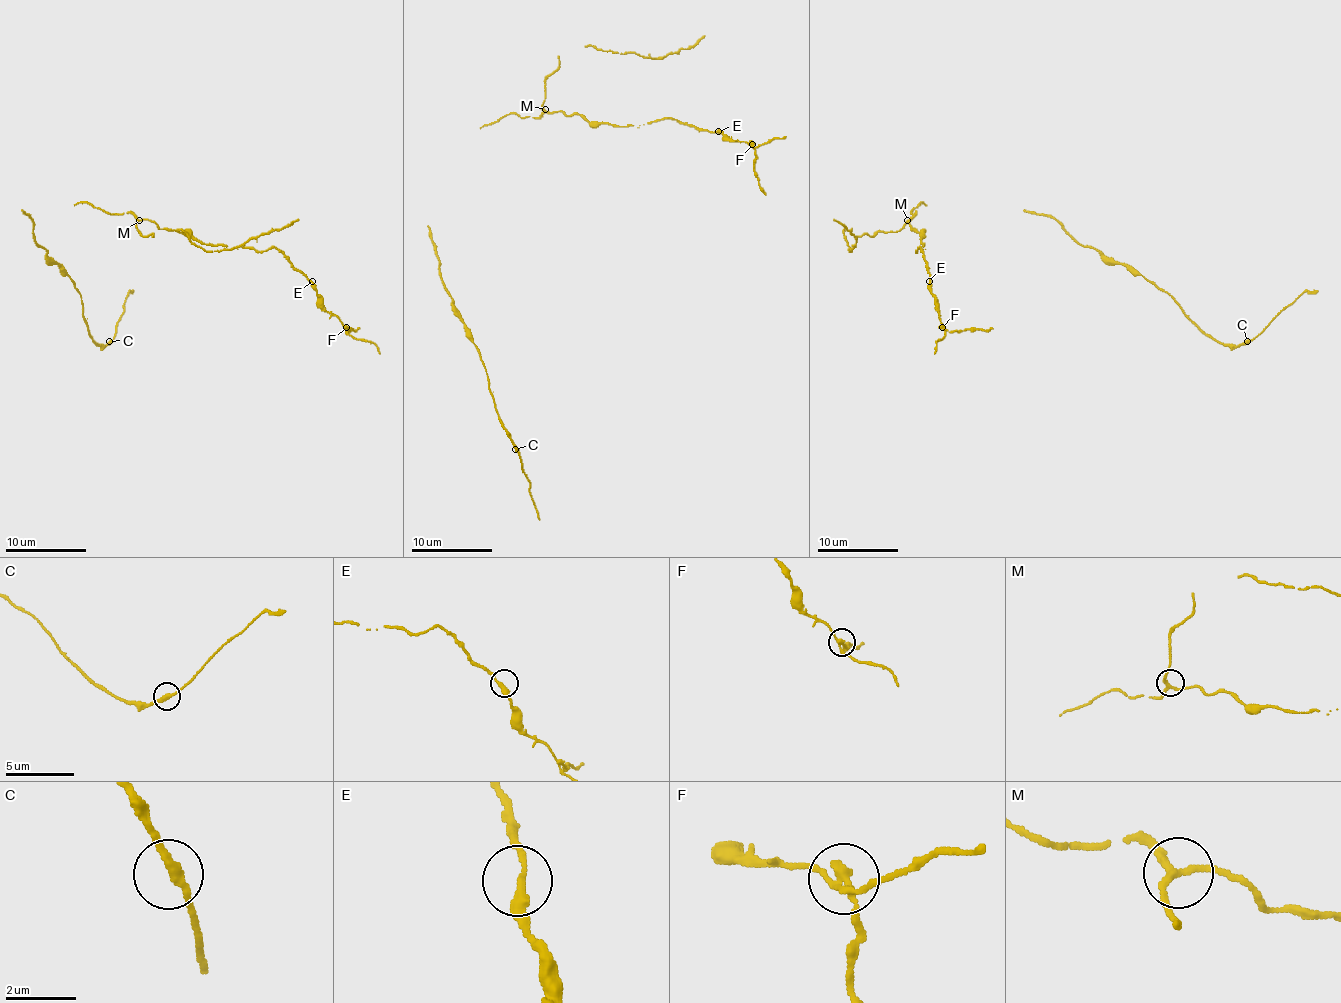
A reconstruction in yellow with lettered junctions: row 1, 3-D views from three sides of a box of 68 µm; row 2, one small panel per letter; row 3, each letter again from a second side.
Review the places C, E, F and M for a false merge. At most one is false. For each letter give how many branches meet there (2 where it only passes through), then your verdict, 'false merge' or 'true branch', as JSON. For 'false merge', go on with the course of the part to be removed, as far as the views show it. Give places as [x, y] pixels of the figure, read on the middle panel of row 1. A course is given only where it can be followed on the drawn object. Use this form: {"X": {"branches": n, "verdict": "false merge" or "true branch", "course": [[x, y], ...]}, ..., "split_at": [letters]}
{"C": {"branches": 2, "verdict": "true branch"}, "E": {"branches": 2, "verdict": "true branch"}, "F": {"branches": 3, "verdict": "false merge", "course": [[753, 145], [755, 177], [765, 195]]}, "M": {"branches": 3, "verdict": "true branch"}, "split_at": ["F"]}

